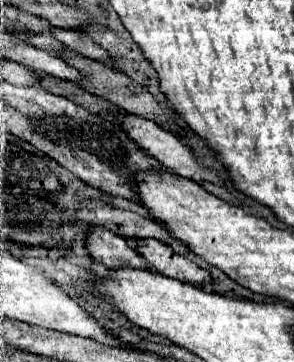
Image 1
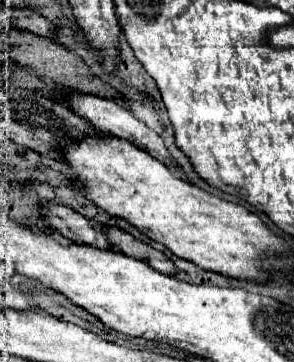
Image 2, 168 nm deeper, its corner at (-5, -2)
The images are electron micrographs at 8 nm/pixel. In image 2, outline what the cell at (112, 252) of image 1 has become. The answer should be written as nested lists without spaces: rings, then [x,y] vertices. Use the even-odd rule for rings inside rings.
[[[49,204],[45,218],[51,228],[81,246],[93,246],[99,250],[113,250],[107,232],[101,226],[93,226],[89,218],[77,214],[75,210],[59,204]]]

